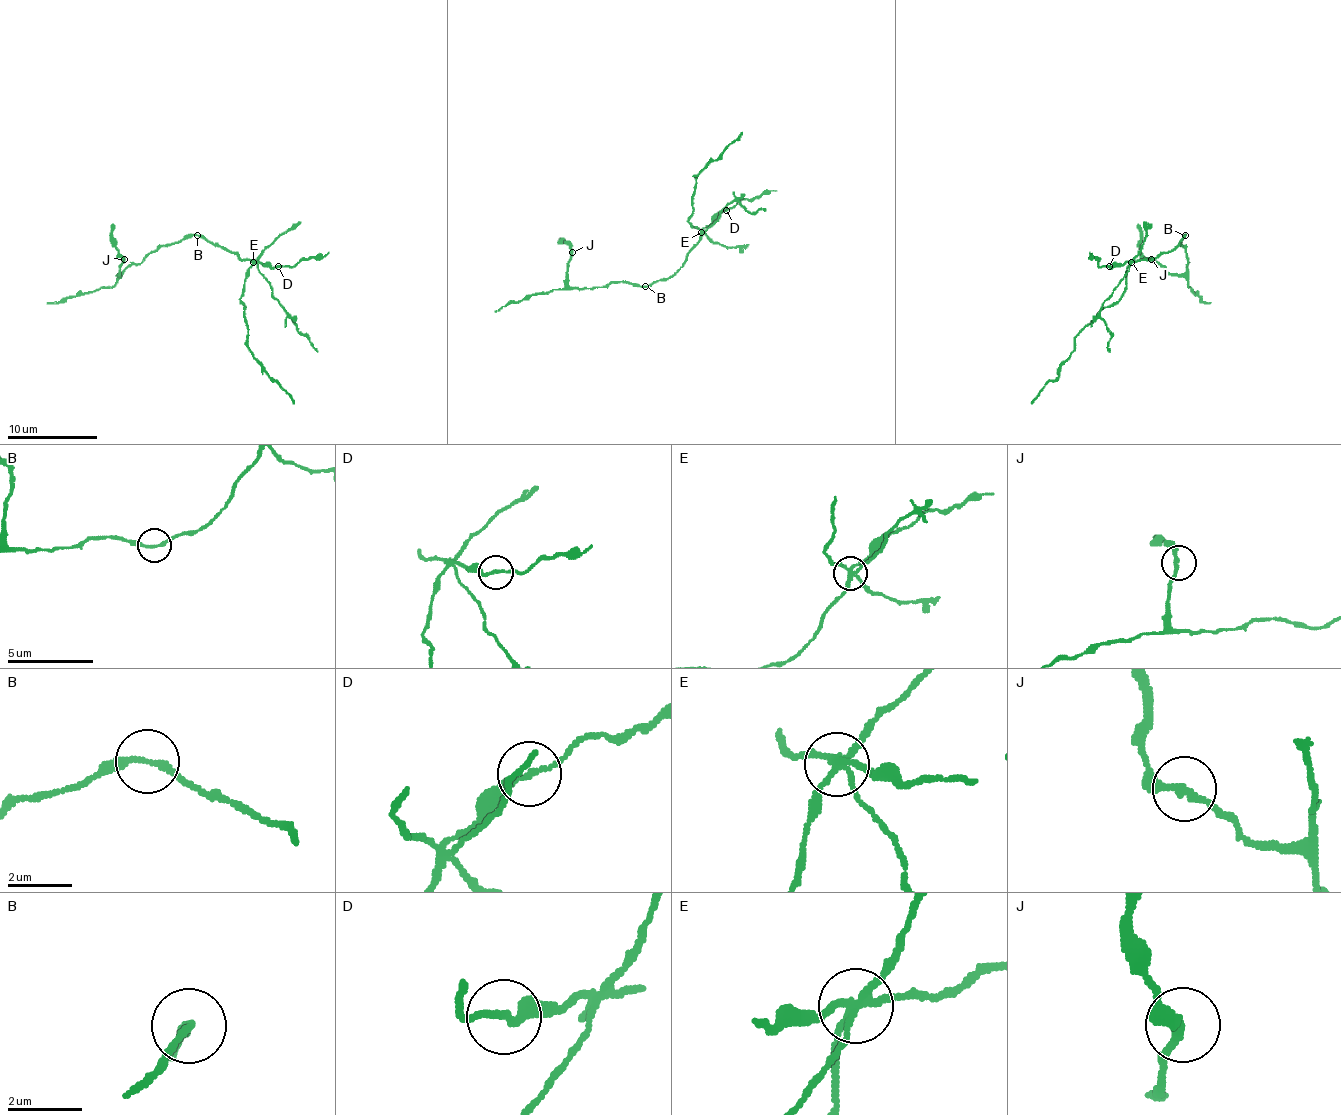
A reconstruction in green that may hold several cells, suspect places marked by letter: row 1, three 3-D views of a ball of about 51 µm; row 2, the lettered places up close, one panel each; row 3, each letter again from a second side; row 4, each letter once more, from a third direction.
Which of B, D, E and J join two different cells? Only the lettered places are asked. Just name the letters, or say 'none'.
D, E

